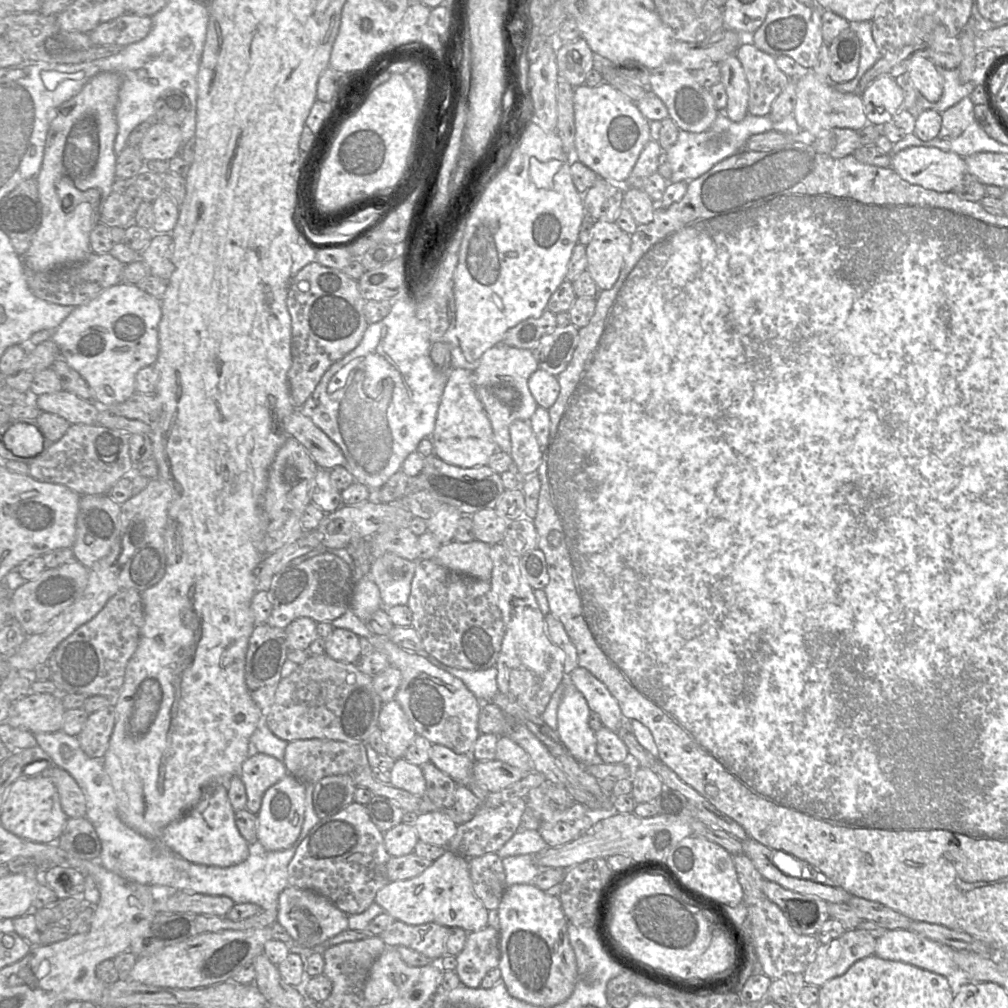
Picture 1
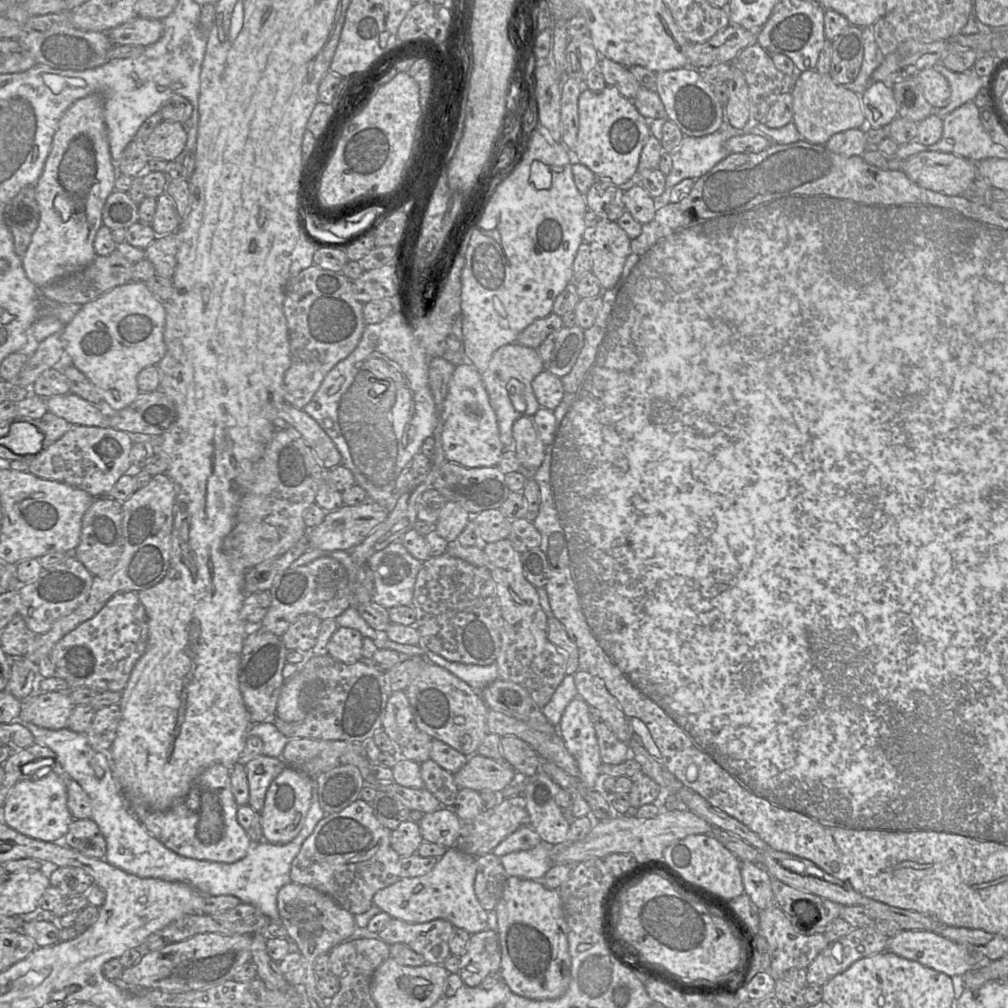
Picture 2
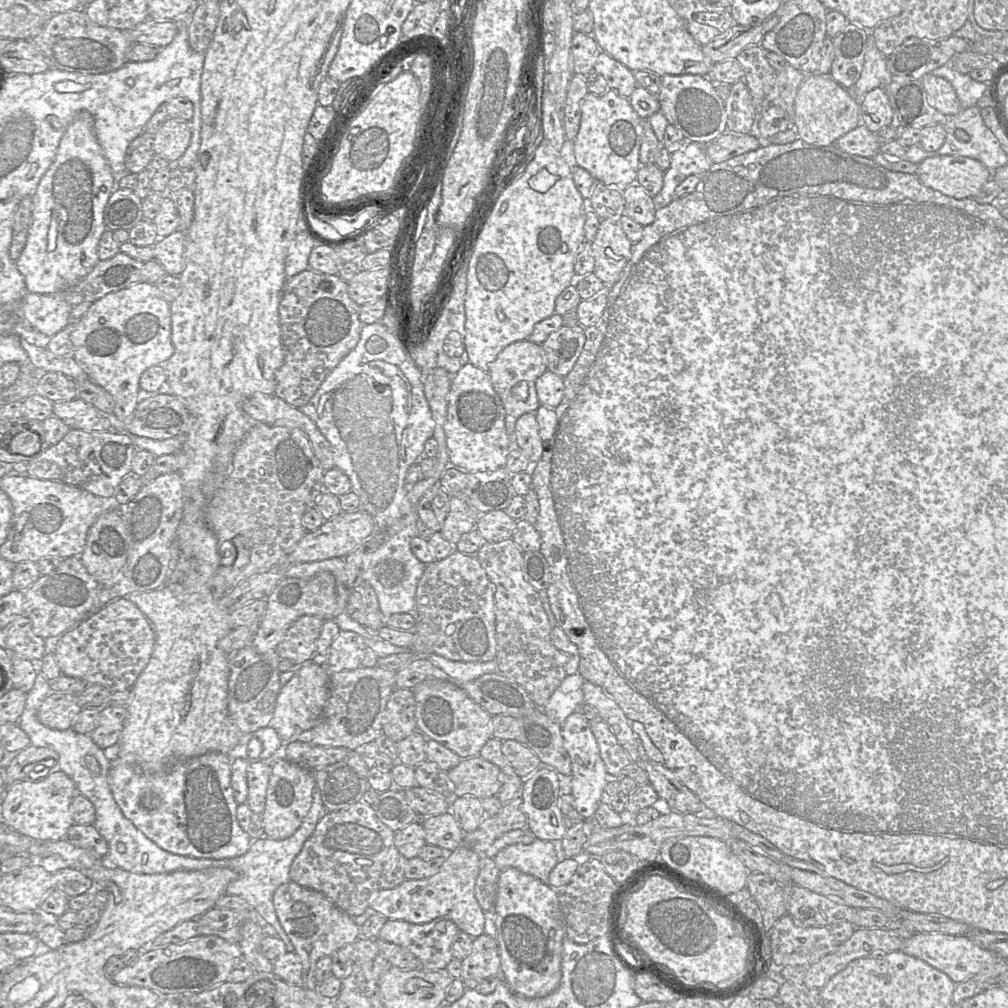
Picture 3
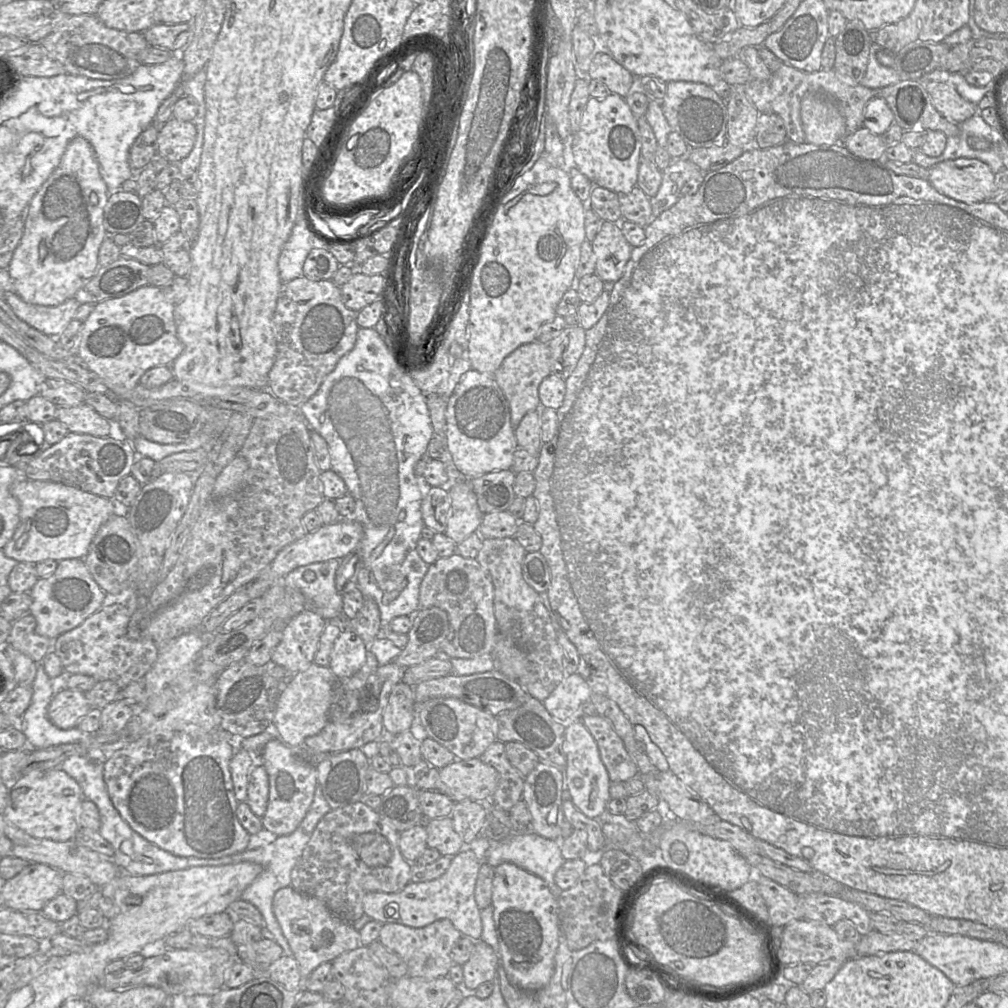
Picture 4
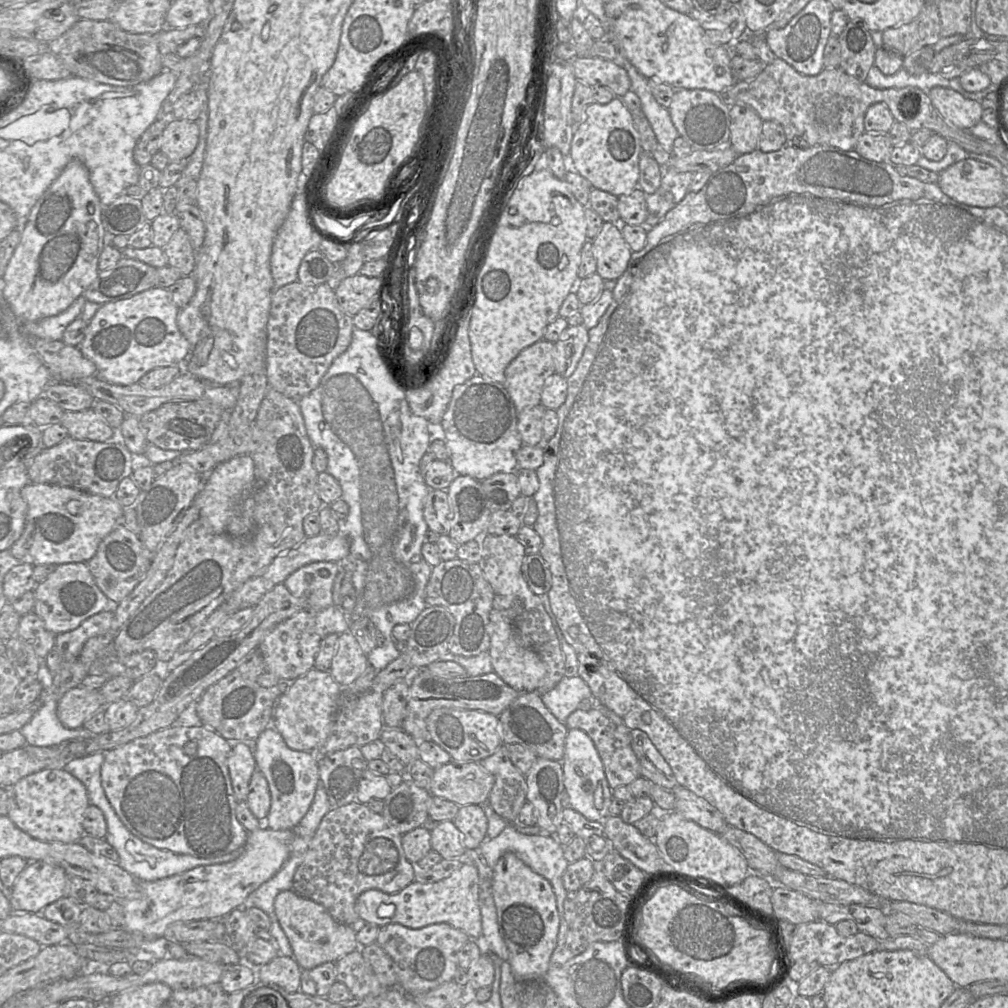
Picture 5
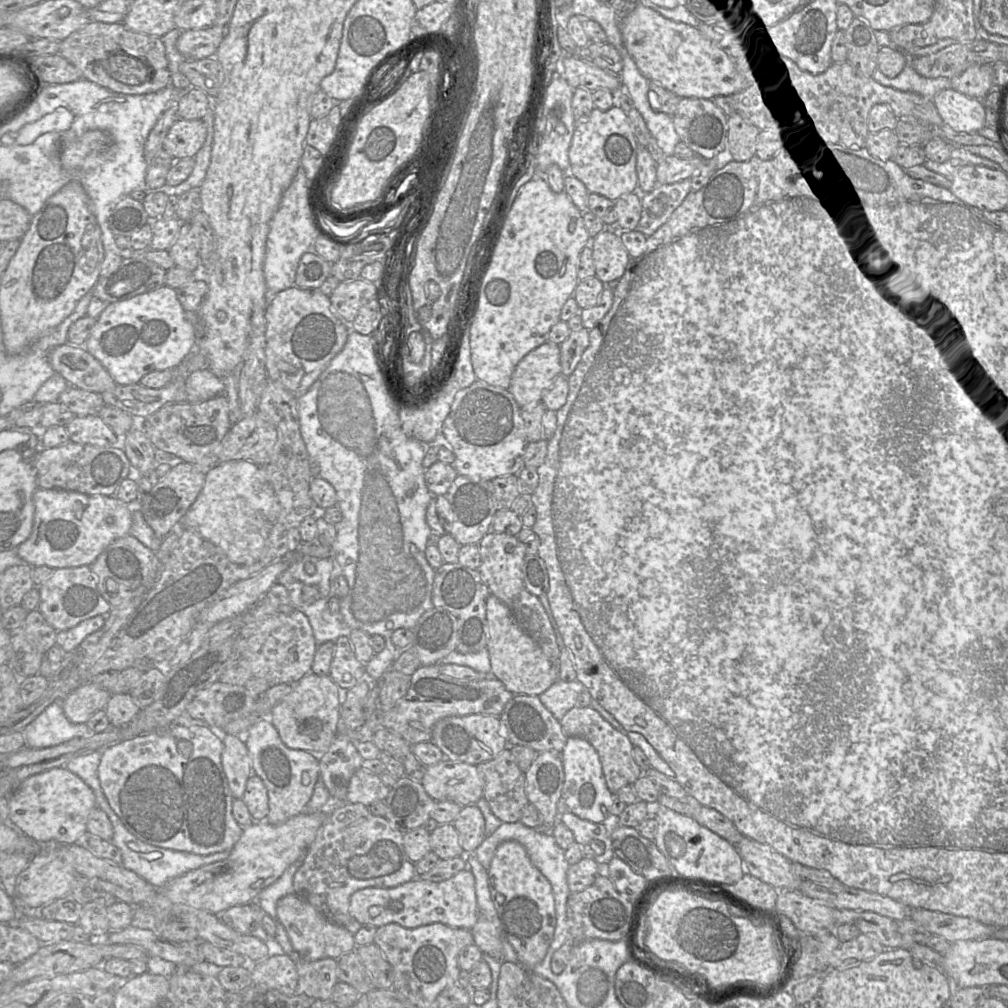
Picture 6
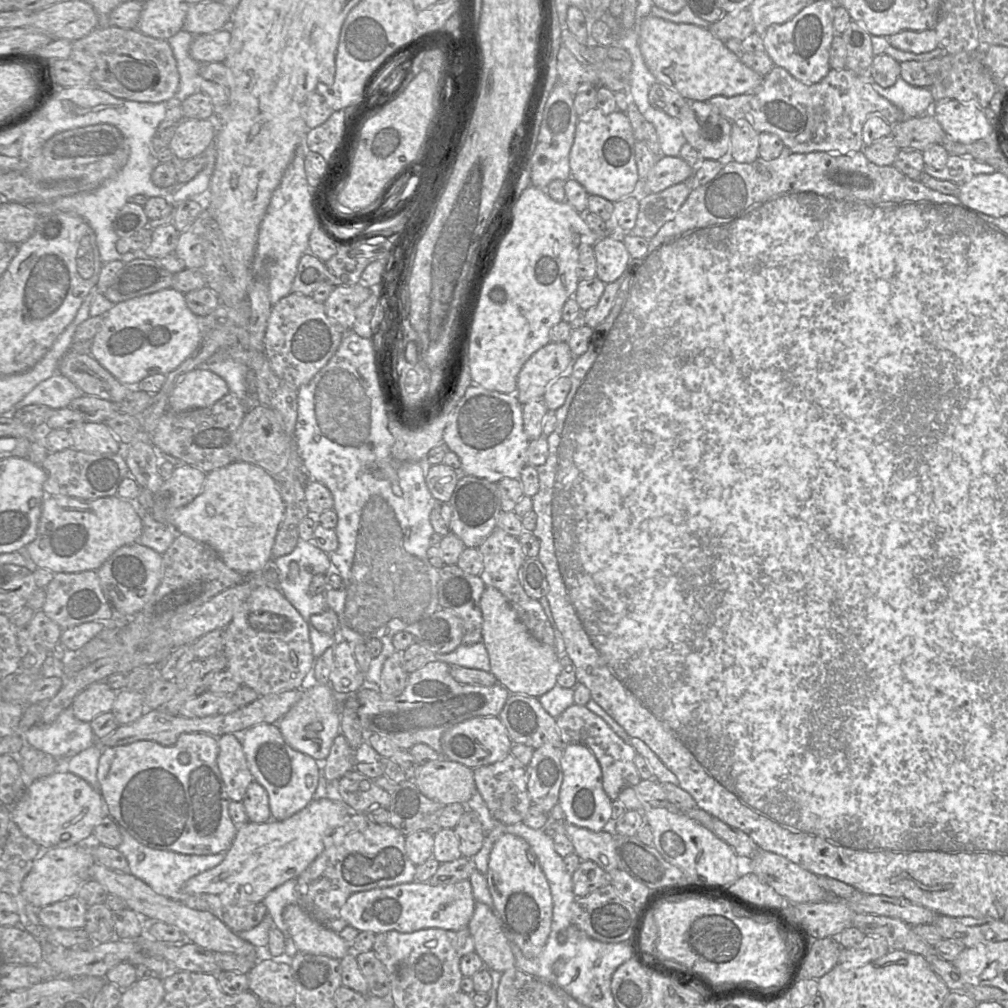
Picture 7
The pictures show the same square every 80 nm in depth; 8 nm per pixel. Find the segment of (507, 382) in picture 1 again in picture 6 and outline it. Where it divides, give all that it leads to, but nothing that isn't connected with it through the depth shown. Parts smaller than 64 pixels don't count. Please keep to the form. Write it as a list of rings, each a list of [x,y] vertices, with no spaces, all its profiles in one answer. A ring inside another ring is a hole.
[[[545,341],[518,362],[508,391],[520,408],[542,402],[544,392],[560,373],[560,345]]]

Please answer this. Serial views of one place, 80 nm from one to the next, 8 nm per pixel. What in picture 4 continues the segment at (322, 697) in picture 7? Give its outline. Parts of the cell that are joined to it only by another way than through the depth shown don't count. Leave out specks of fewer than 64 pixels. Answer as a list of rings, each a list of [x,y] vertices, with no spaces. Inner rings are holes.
[[[314,663],[292,675],[289,685],[279,694],[272,721],[275,735],[282,742],[291,748],[300,748],[307,737],[318,734],[325,727],[337,679],[329,667]]]

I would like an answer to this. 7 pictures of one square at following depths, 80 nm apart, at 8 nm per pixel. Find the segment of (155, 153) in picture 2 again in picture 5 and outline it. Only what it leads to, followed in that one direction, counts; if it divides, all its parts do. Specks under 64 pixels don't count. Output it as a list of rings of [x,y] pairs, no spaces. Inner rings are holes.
[[[174,119],[164,129],[160,139],[160,151],[170,162],[187,160],[198,145],[199,135],[197,122]]]

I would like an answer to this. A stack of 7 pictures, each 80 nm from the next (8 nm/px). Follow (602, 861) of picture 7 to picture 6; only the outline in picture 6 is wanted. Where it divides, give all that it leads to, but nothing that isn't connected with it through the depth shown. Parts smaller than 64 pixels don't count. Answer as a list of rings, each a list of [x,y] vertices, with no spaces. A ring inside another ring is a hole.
[[[568,810],[561,815],[561,821],[573,832],[575,842],[582,846],[584,857],[592,858],[600,864],[601,869],[606,869],[614,856],[610,839],[612,822],[590,822]]]

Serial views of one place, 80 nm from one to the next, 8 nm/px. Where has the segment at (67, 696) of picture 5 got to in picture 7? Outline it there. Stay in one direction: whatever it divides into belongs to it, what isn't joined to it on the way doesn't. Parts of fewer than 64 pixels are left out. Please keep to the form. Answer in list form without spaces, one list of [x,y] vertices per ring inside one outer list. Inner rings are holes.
[[[105,681],[90,684],[75,696],[71,704],[74,716],[90,722],[96,716],[111,711],[116,693]]]

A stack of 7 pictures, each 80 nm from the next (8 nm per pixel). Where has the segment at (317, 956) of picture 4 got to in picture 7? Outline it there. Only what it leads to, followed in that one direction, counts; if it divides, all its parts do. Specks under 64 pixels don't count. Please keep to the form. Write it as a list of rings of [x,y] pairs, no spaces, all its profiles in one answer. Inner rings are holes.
[[[297,903],[284,908],[283,920],[300,952],[341,960],[351,951],[350,945],[338,933],[320,924]]]

